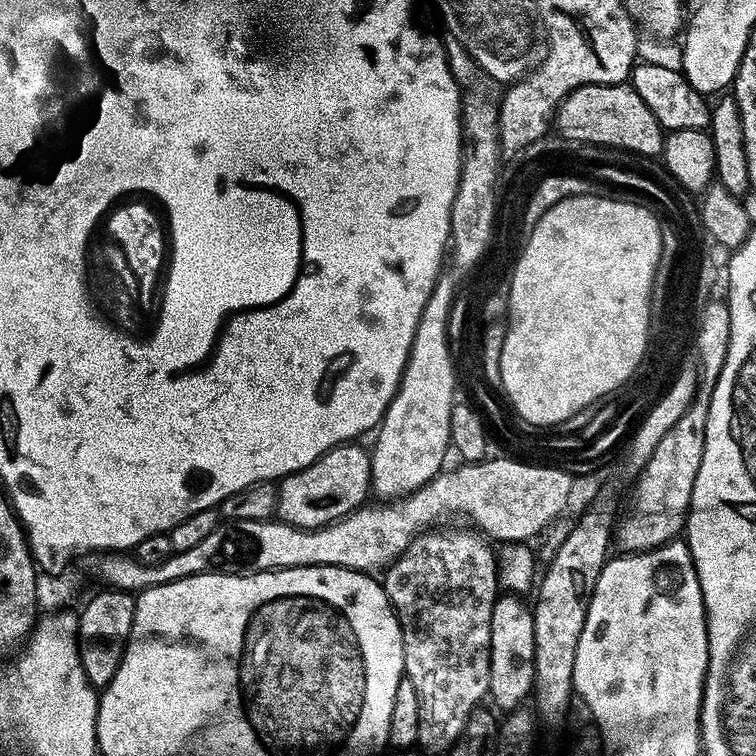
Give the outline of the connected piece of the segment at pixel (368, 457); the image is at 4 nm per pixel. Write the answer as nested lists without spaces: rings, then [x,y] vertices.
[[[353,442],[335,448],[318,462],[314,462],[314,466],[279,481],[276,516],[280,523],[301,528],[304,532],[316,532],[320,528],[329,528],[339,520],[345,520],[351,512],[359,512],[365,507],[372,492],[372,454],[367,447],[364,449],[359,448],[360,446],[359,443]]]

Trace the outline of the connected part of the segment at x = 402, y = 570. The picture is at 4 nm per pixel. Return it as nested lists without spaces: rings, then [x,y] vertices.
[[[452,526],[421,532],[404,555],[387,569],[382,580],[392,607],[400,617],[404,635],[404,674],[407,680],[414,682],[414,690],[418,690],[422,702],[424,717],[419,747],[444,754],[451,753],[453,746],[464,737],[470,718],[481,711],[483,704],[480,703],[489,699],[490,630],[494,606],[502,595],[500,565],[493,545],[471,527],[448,527]]]

